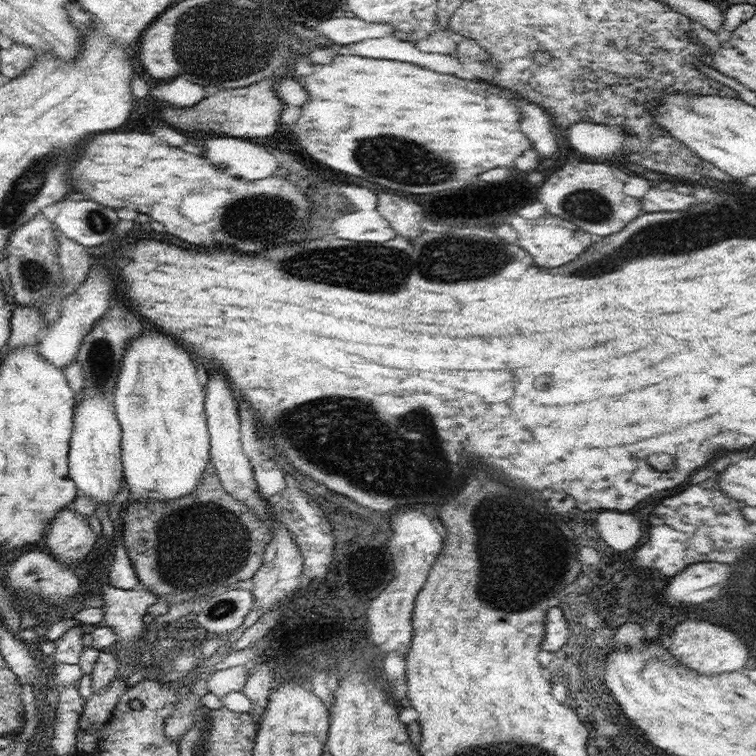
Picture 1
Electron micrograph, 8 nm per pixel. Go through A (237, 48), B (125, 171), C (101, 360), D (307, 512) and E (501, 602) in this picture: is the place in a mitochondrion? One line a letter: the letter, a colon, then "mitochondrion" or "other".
A: mitochondrion
B: other
C: mitochondrion
D: other
E: mitochondrion

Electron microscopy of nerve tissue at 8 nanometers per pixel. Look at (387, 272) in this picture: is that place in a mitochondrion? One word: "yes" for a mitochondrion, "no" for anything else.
yes

